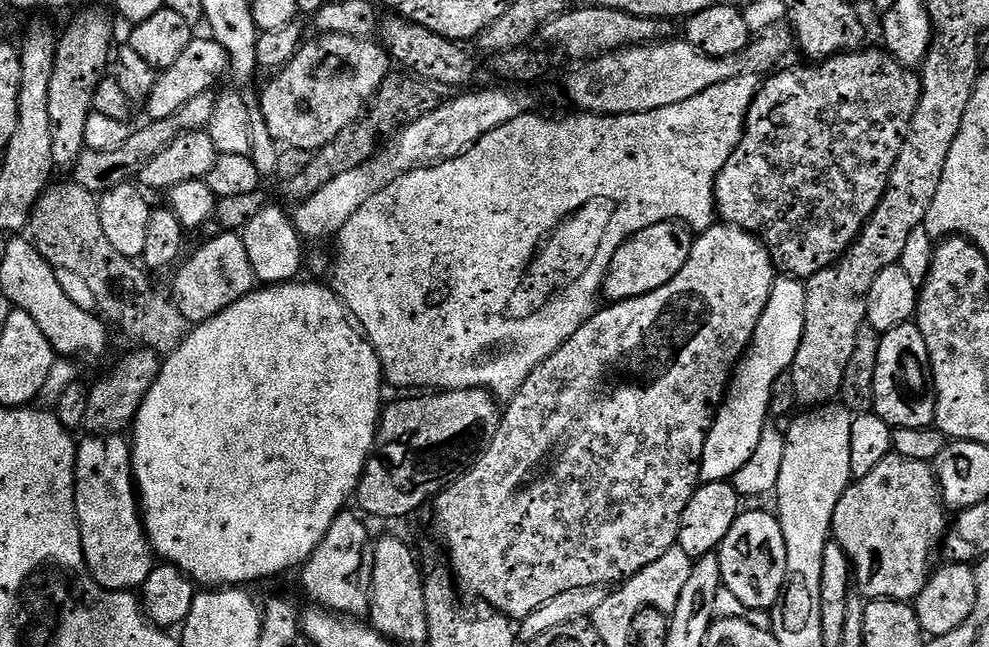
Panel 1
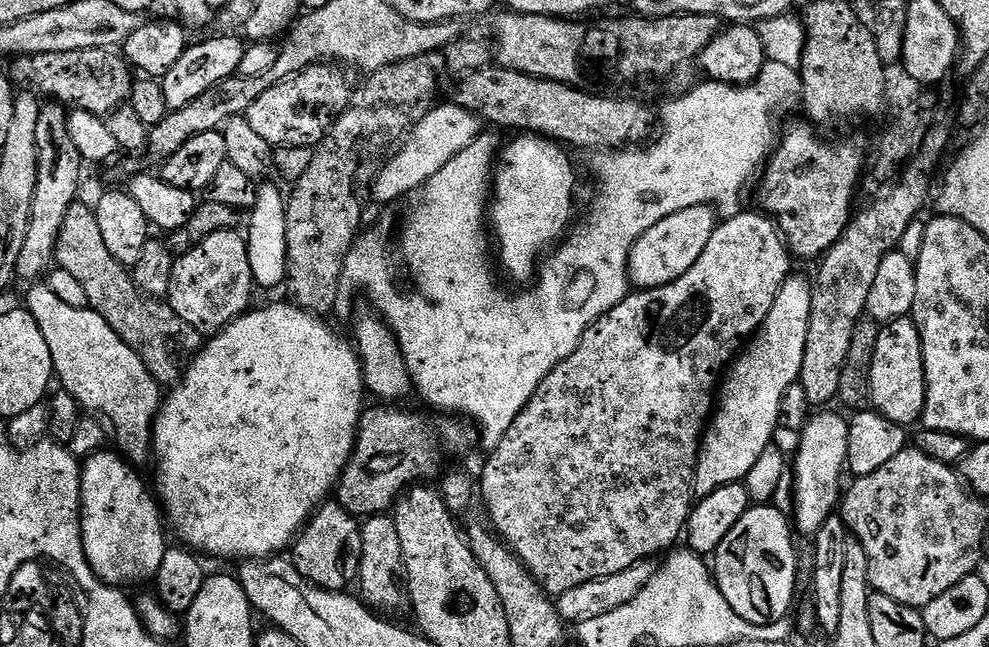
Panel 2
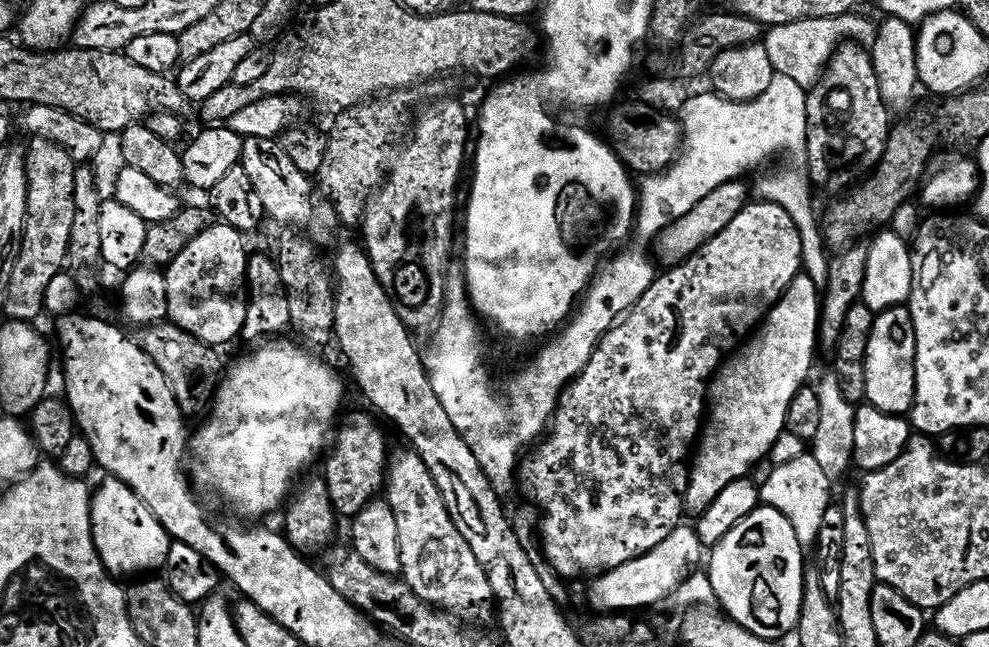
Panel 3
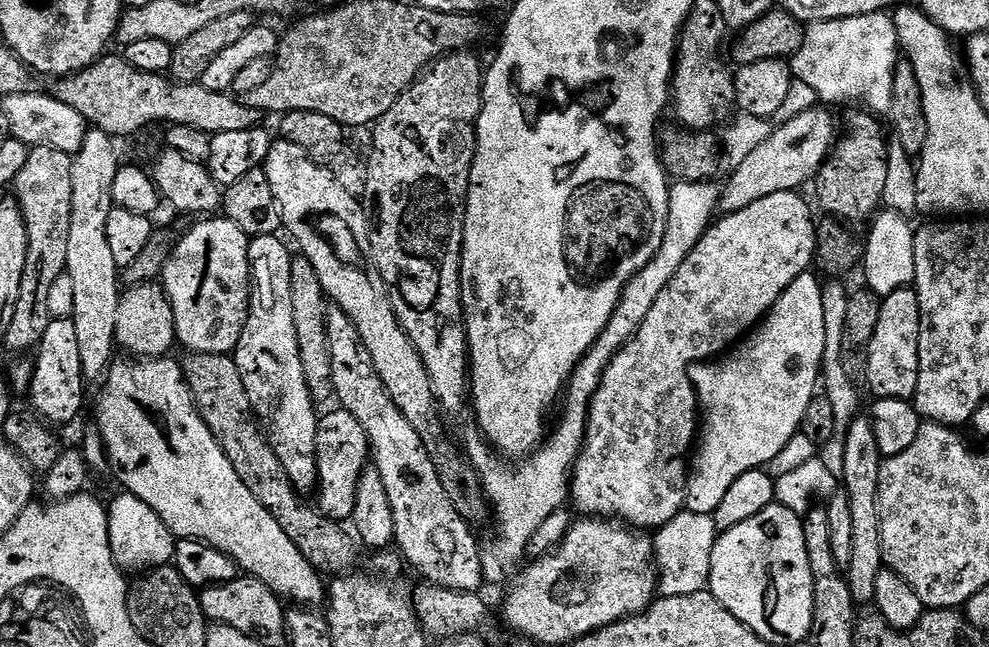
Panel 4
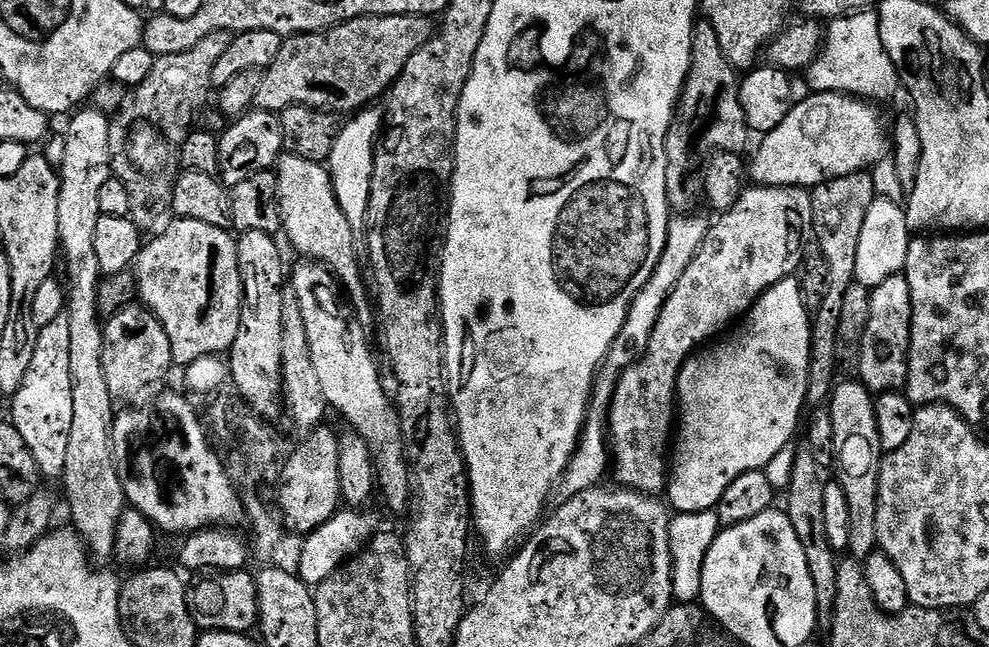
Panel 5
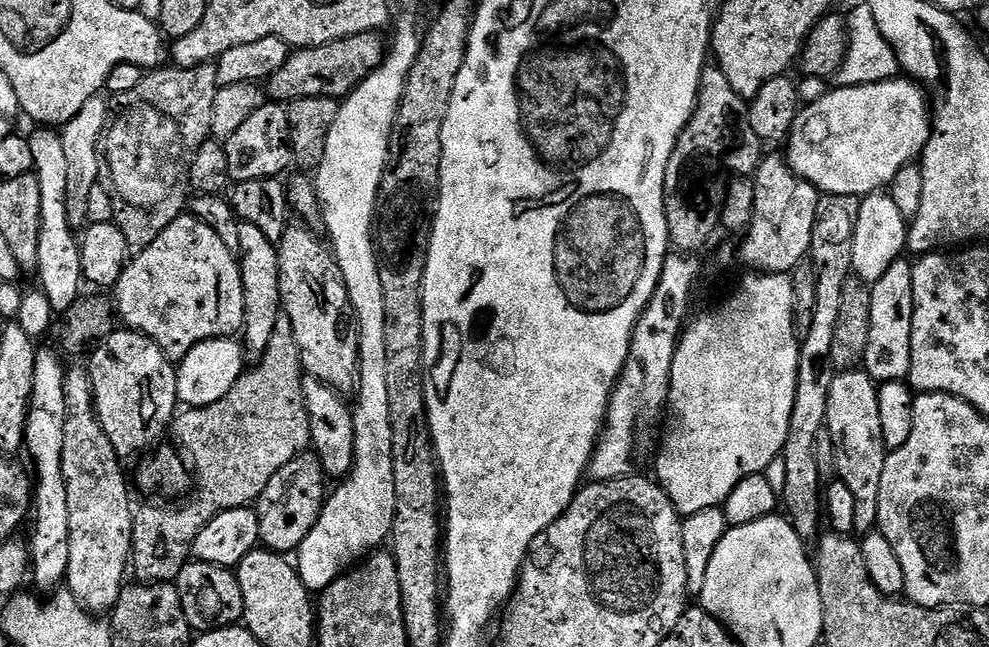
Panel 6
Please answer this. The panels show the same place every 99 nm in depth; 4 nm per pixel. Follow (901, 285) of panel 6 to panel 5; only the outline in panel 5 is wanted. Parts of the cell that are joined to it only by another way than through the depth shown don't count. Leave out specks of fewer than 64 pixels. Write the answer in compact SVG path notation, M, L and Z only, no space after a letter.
M905 276L886 278L871 289L870 322L860 347L859 379L873 394L903 389L908 382L908 351L912 341L912 299Z

